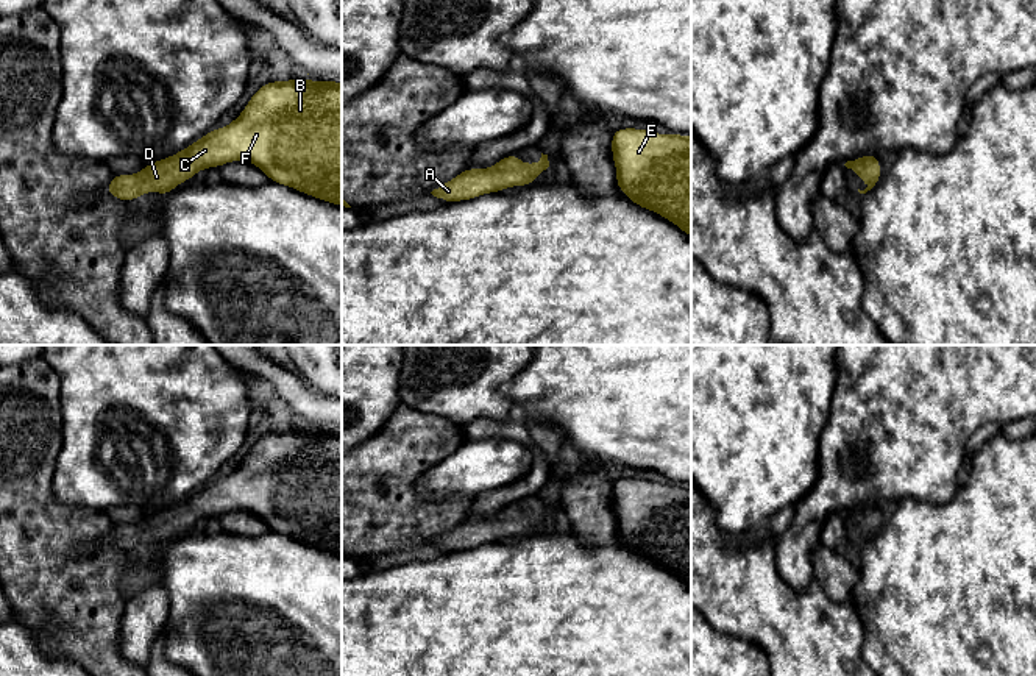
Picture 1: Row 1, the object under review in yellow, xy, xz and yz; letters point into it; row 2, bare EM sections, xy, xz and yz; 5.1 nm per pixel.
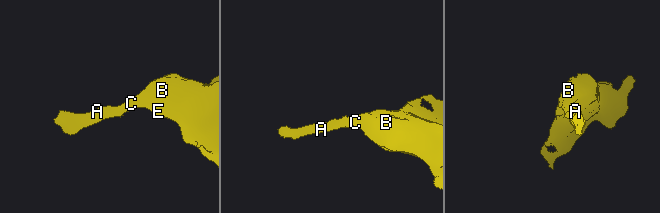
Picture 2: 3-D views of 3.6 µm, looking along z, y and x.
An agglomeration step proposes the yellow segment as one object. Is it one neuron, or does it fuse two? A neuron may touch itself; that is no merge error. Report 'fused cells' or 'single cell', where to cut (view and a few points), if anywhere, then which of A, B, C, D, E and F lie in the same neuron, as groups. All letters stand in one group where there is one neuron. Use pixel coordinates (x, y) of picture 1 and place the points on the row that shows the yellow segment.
single cell; no cut; A B C D E F

